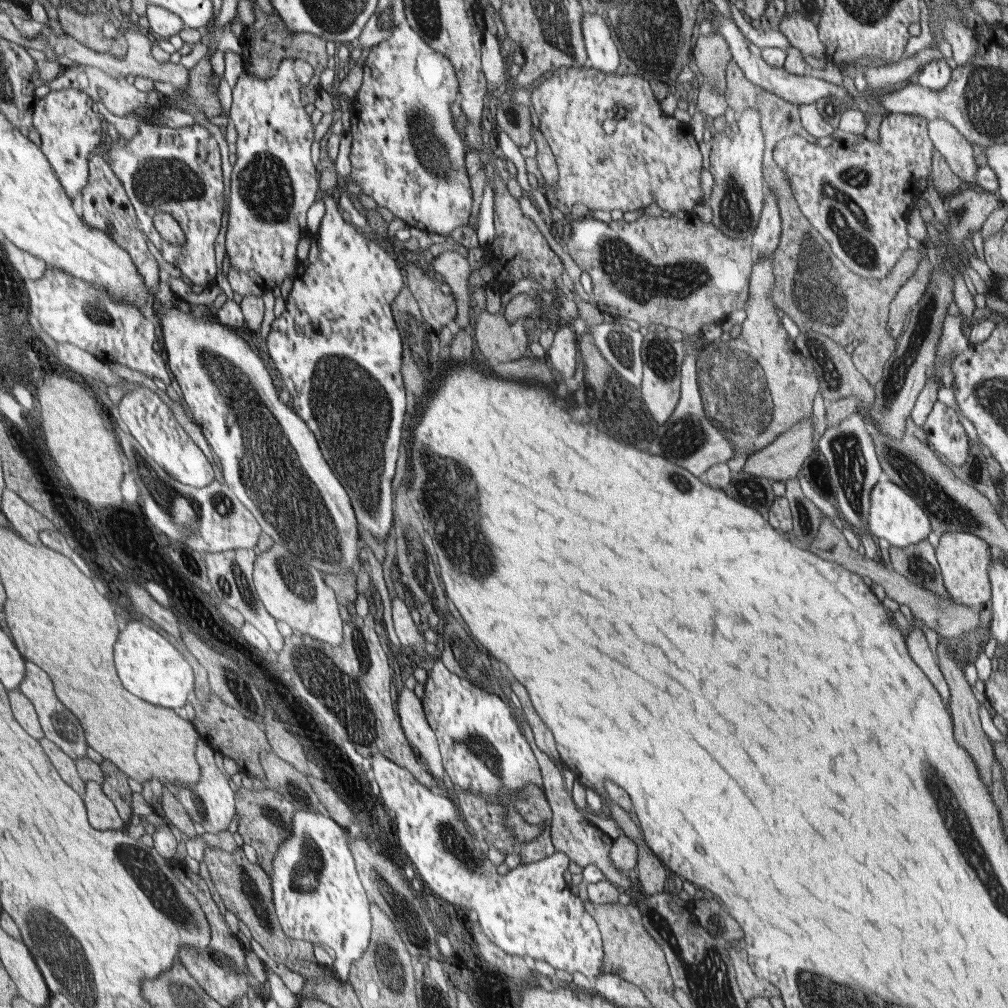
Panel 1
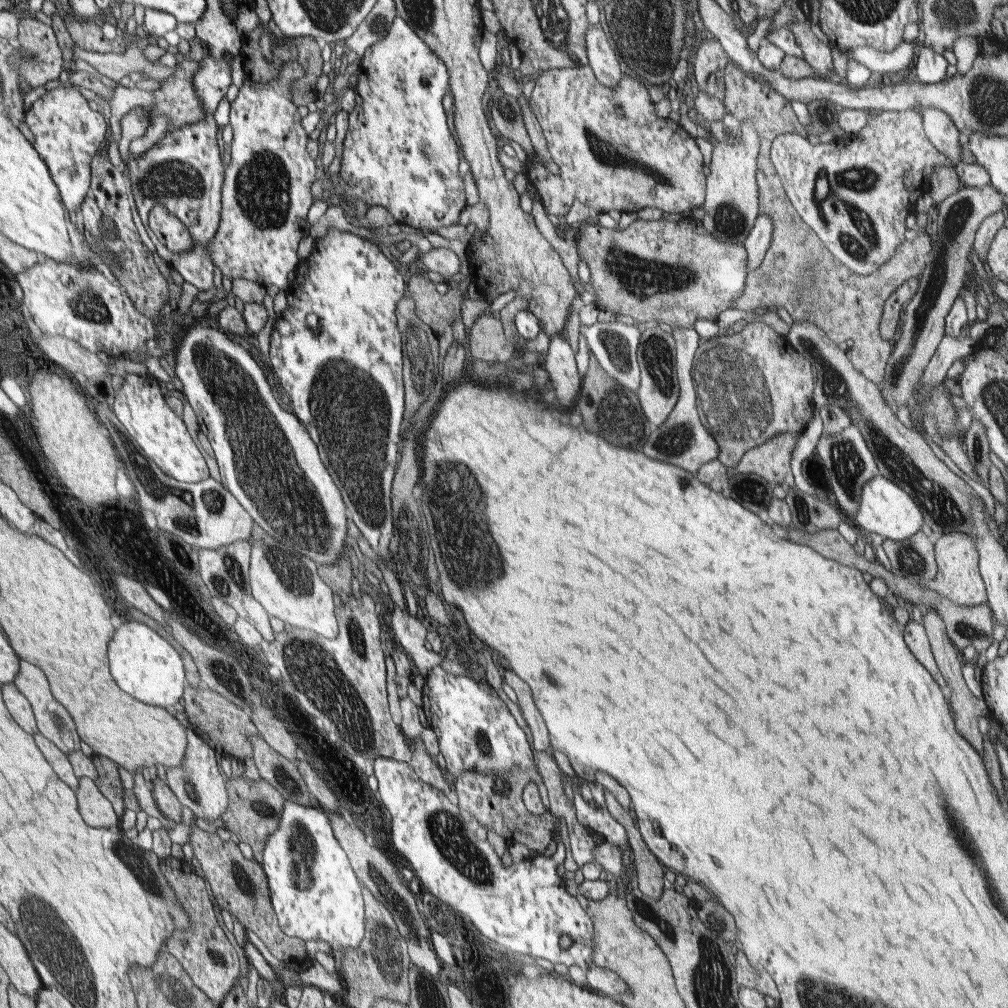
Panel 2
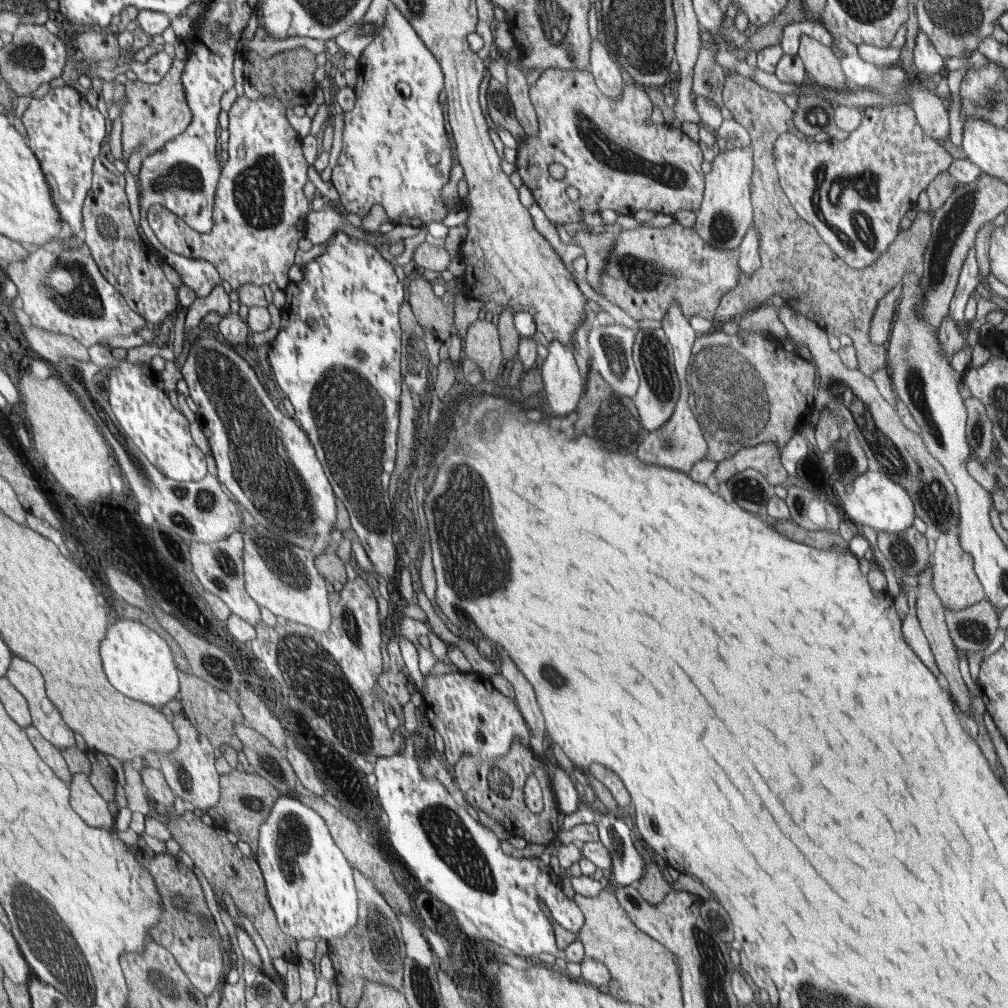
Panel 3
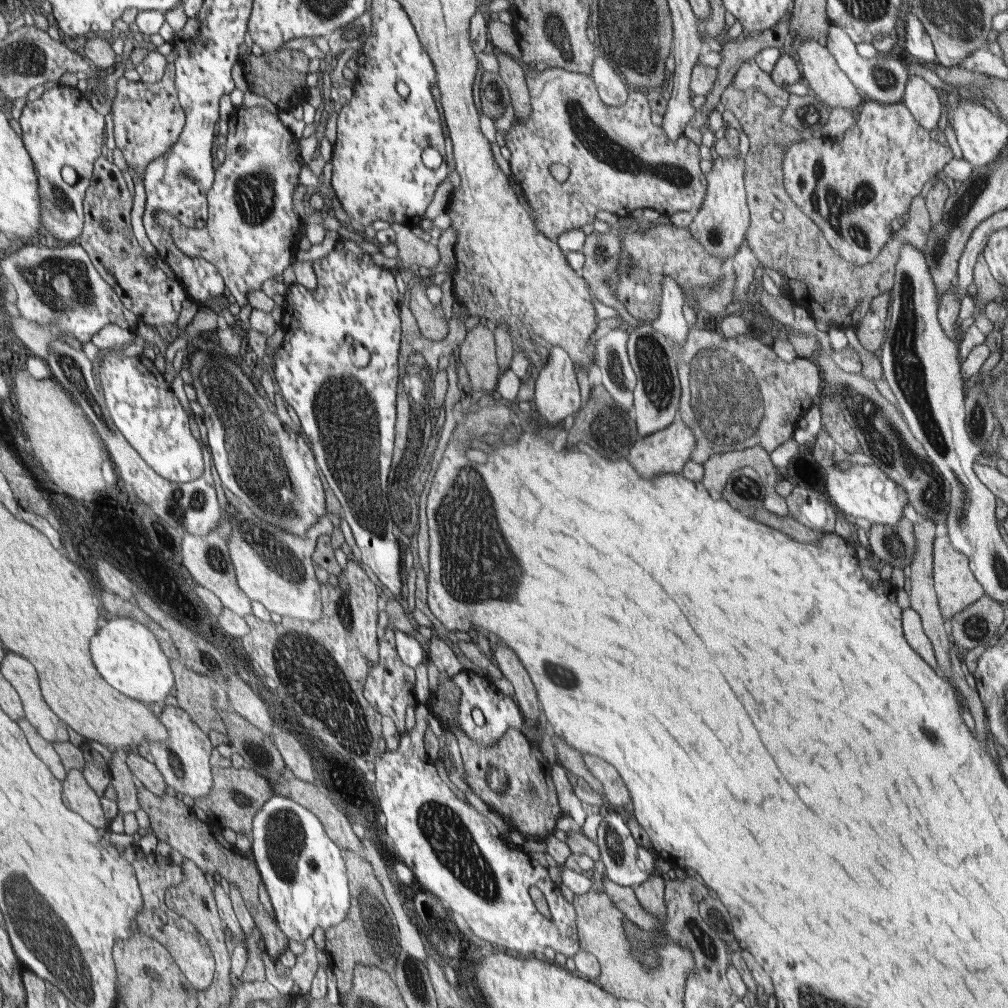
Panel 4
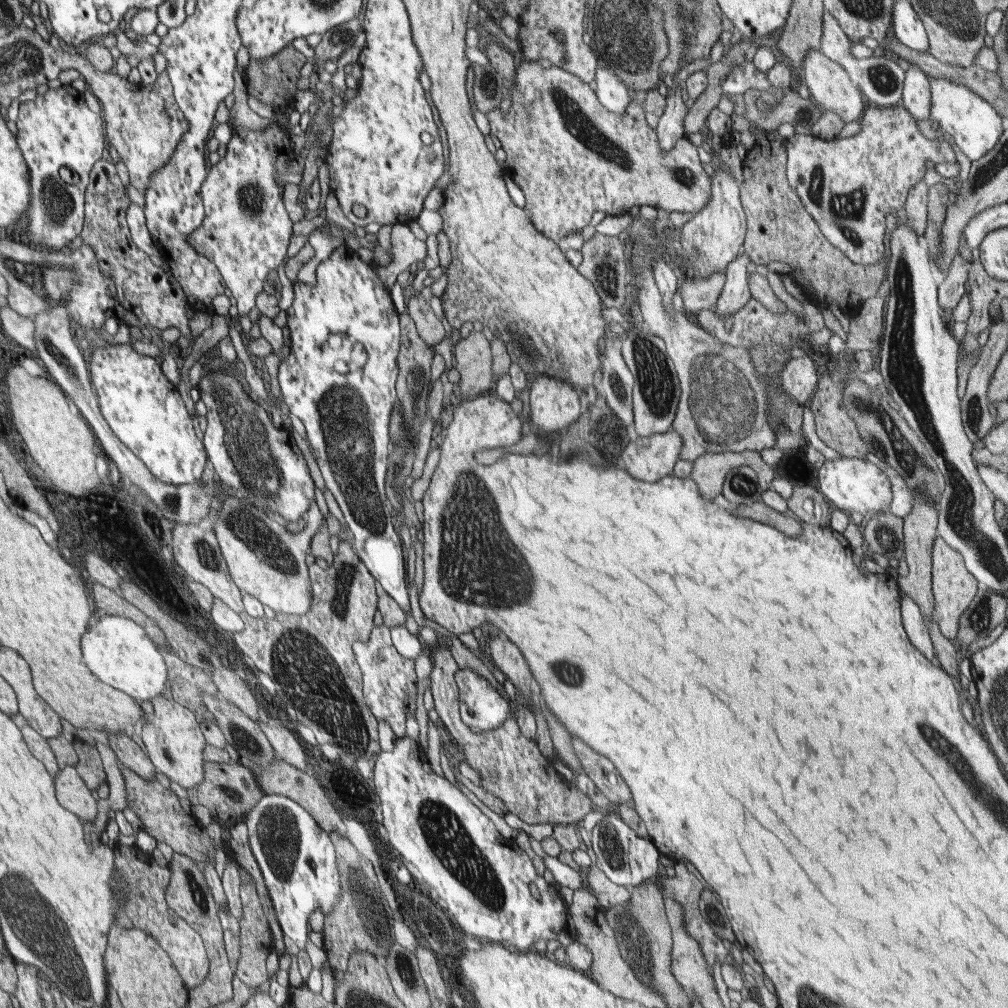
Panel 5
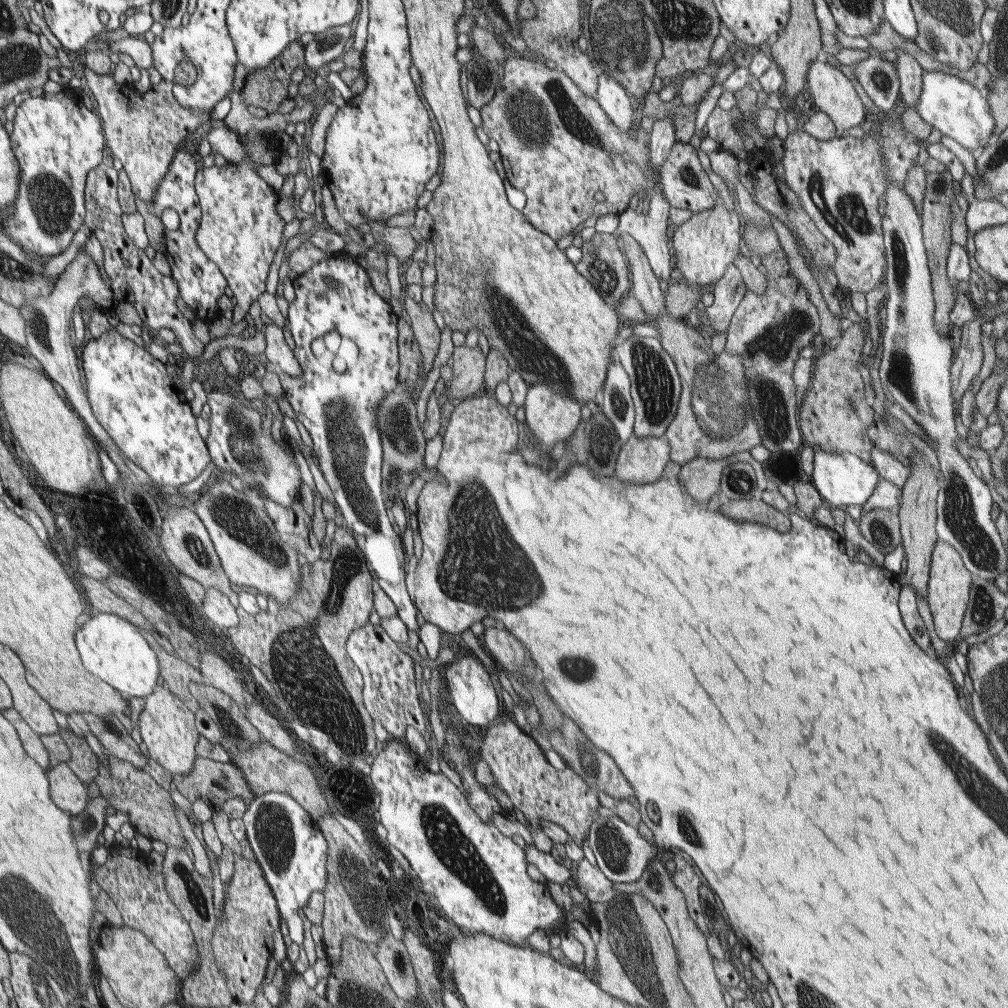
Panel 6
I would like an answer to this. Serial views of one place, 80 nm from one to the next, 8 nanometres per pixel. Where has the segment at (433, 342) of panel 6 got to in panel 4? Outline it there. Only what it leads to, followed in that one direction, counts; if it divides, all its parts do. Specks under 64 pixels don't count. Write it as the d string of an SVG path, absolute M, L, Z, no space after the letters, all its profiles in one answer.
M417 280L410 284L409 309L413 312L417 325L424 338L432 341L442 341L448 335L448 320L442 311L441 305L434 305L426 296L429 283L426 280Z

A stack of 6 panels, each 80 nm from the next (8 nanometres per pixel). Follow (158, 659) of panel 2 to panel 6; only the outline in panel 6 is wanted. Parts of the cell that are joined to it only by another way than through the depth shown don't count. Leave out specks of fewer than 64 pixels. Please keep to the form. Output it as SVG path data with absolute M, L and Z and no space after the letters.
M100 612L92 620L83 622L83 627L77 632L76 637L81 660L85 667L99 680L105 681L120 693L125 693L127 697L142 698L152 695L154 688L156 688L156 682L158 682L158 656L154 654L148 641L142 638L142 633L135 623L131 623L116 614Z

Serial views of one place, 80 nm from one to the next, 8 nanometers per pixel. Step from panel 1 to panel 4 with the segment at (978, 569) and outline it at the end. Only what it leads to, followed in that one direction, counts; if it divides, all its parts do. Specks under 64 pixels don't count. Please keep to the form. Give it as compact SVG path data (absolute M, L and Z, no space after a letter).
M938 536L933 543L933 583L946 630L951 634L949 618L962 612L968 605L975 604L985 593L974 573L970 571L968 558L953 548L948 536Z

